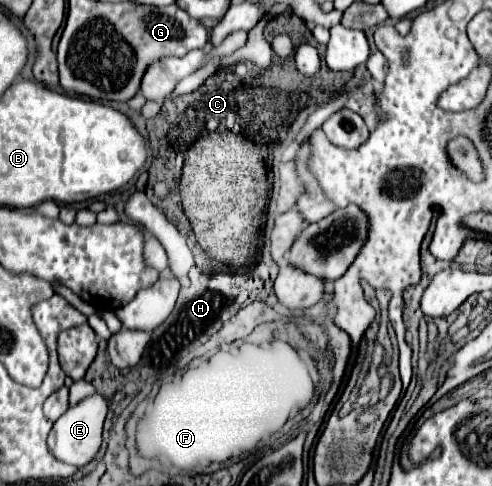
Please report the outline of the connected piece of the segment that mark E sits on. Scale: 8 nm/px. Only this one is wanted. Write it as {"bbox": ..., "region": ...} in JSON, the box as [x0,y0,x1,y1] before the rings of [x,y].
{"bbox":[48,392,108,468],"region":[[[98,392],[92,394],[92,396],[88,396],[88,398],[84,398],[76,406],[70,406],[54,422],[54,428],[52,428],[50,436],[48,436],[48,448],[54,452],[54,456],[58,460],[82,468],[84,464],[88,464],[96,456],[96,452],[100,448],[100,442],[102,442],[102,424],[104,424],[106,412],[108,412],[108,402]]]}

